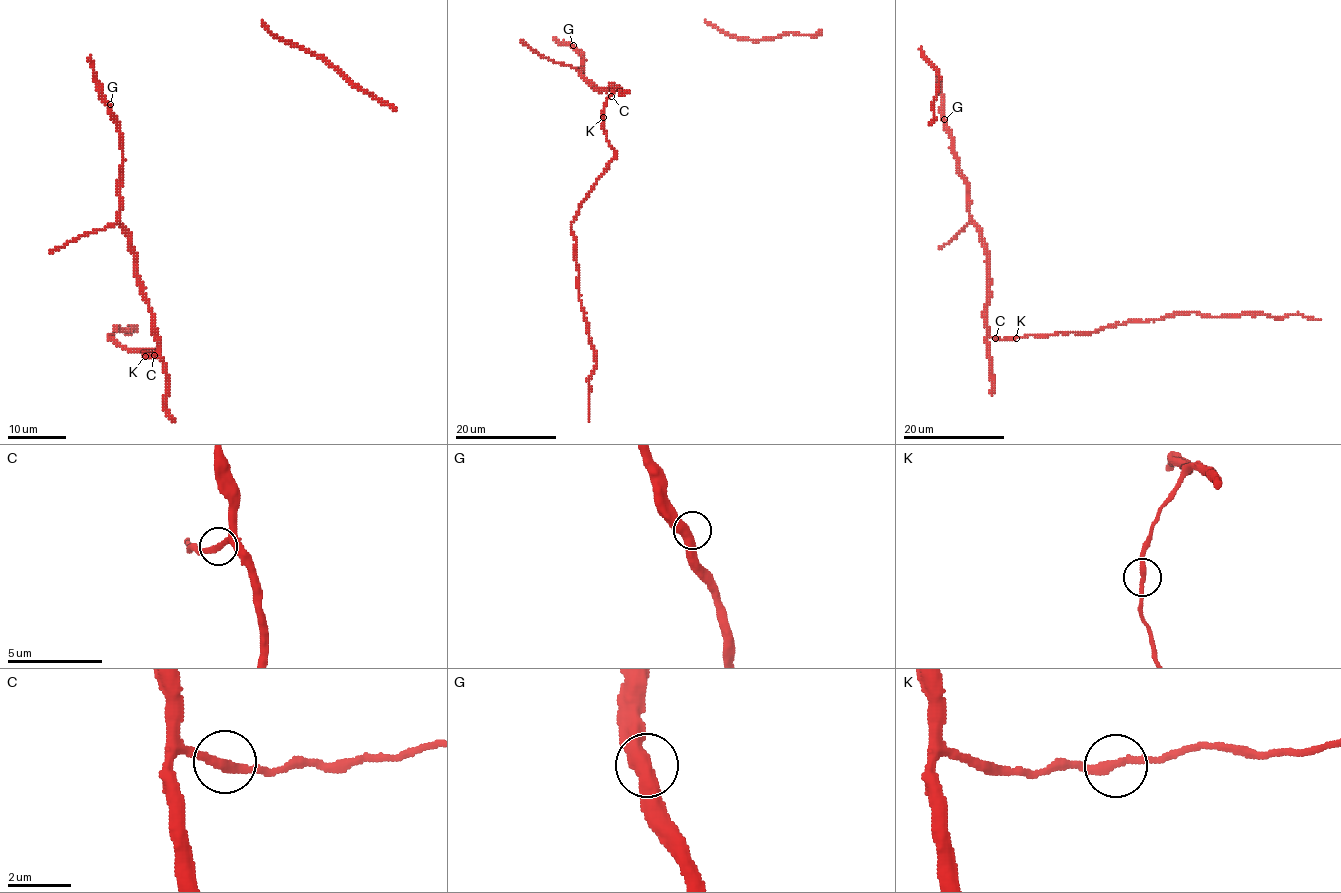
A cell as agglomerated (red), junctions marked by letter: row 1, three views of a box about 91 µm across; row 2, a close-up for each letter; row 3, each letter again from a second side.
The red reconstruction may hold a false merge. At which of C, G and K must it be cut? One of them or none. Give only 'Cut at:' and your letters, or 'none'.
Cut at: none

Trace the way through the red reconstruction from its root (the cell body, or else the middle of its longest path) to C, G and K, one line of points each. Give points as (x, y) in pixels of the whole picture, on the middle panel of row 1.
C: (597, 87), (612, 86), (611, 96)
G: (597, 87), (581, 73), (583, 57), (573, 45)
K: (597, 87), (613, 87), (603, 116)

